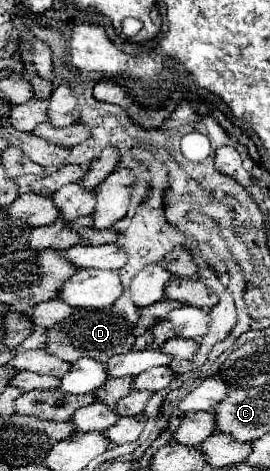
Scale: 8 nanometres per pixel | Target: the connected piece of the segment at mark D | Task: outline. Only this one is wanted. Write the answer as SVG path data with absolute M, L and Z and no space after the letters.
M114 306L100 308L100 310L74 310L72 316L68 316L64 322L52 326L46 330L46 352L64 360L64 362L76 362L78 358L94 358L98 362L108 362L112 356L132 350L134 334L132 324L114 310Z

